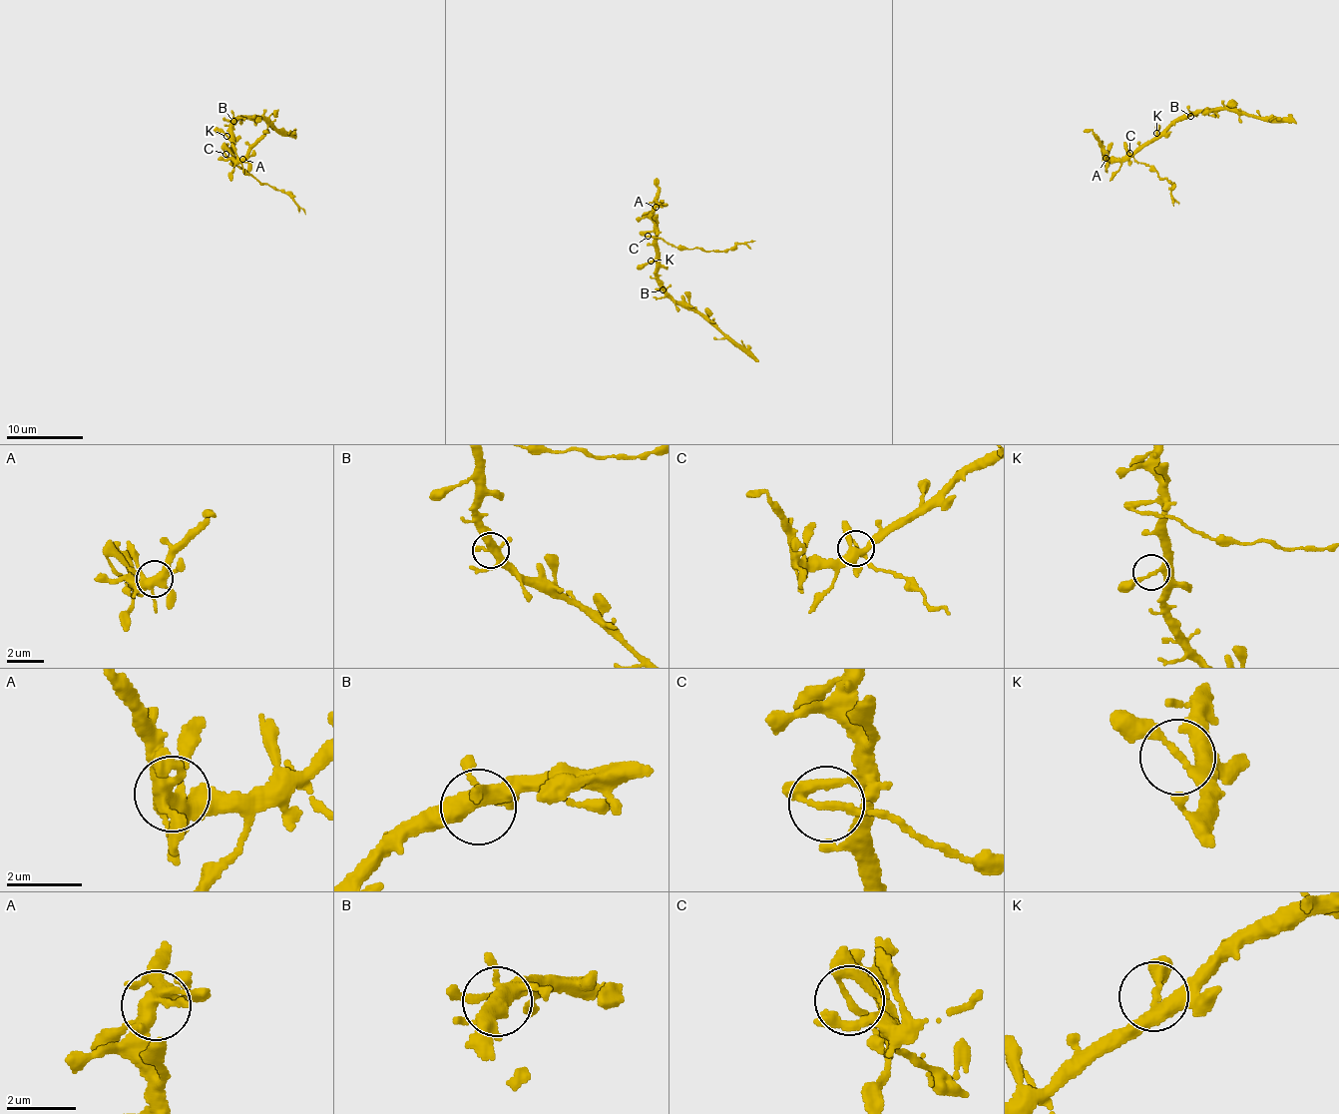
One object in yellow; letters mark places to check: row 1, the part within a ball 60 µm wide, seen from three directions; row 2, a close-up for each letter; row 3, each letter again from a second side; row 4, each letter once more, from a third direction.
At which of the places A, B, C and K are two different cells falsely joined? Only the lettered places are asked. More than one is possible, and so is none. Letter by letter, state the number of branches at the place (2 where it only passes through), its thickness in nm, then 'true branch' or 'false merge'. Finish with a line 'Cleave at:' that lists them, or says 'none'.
A: 6 branches meet; 400 nm thick; true branch
B: 5 branches meet; 400 nm thick; true branch
C: 2 branches meet; 170 nm thick; false merge
K: 3 branches meet; 190 nm thick; true branch
Cleave at: C

